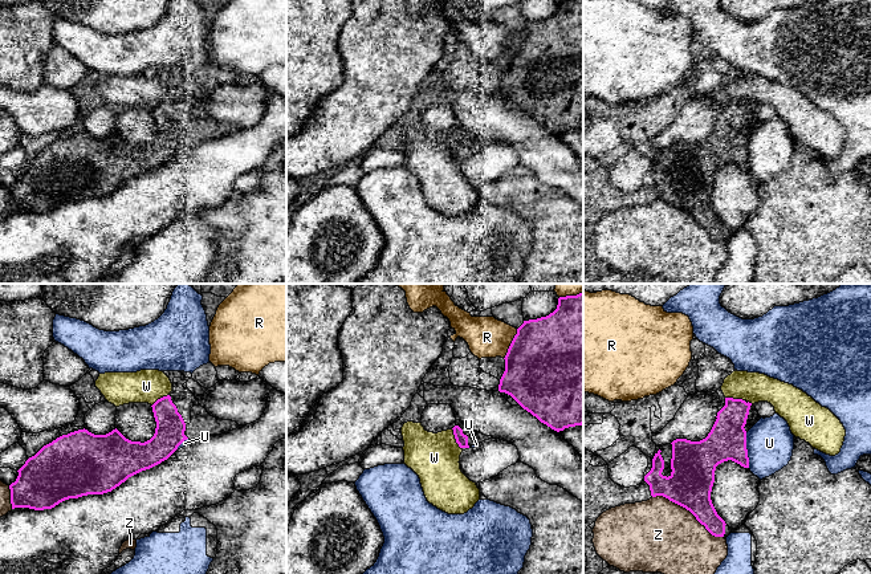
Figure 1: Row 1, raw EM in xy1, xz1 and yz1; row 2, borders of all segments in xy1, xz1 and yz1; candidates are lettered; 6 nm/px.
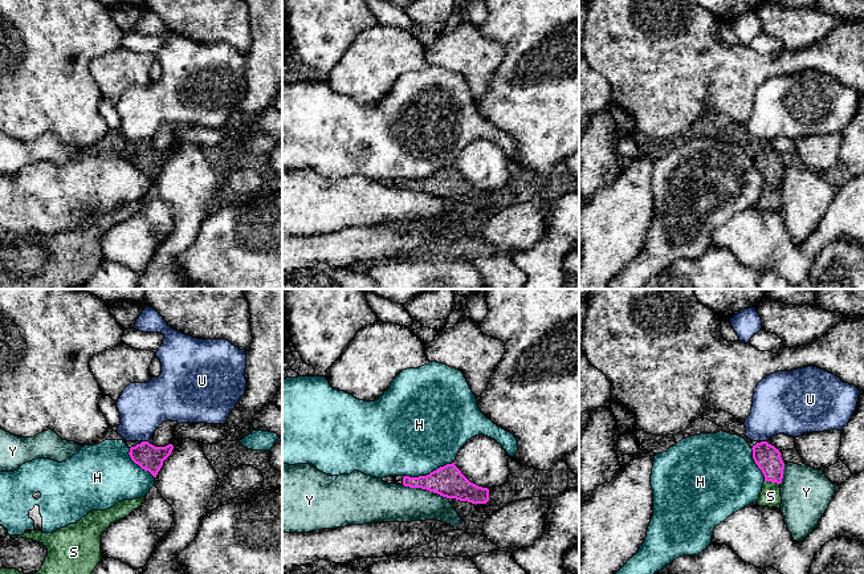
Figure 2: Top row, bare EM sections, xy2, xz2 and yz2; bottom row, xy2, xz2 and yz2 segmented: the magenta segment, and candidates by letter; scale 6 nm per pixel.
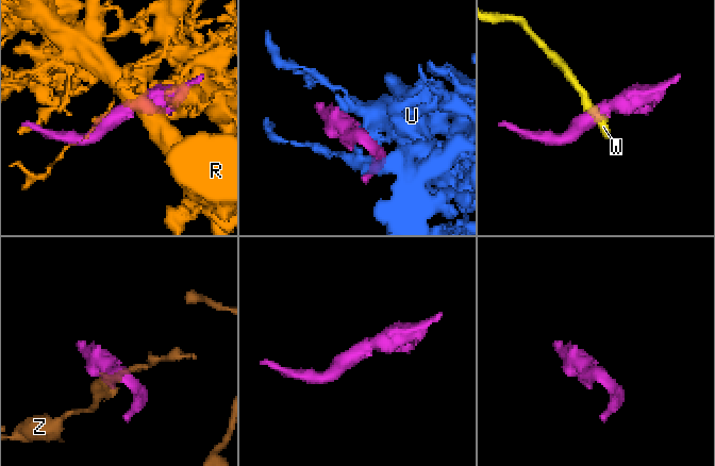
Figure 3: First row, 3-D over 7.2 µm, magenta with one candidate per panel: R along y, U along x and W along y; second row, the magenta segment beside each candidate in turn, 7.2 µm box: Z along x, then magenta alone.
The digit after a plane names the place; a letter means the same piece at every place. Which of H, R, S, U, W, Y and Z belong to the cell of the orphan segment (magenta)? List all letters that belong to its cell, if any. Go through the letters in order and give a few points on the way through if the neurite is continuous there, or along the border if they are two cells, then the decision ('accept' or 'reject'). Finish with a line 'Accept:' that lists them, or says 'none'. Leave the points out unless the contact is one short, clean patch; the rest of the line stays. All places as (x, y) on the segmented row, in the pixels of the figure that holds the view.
H: reject
R: reject
S: way yz2 (767, 458), (773, 468), (773, 481), (770, 496); accept
U: reject
W: border xz1 (451, 428), (455, 442), (460, 448); reject
Y: border xz2 (403, 484), (411, 488), (426, 488), (447, 499); reject
Z: reject
Accept: S

